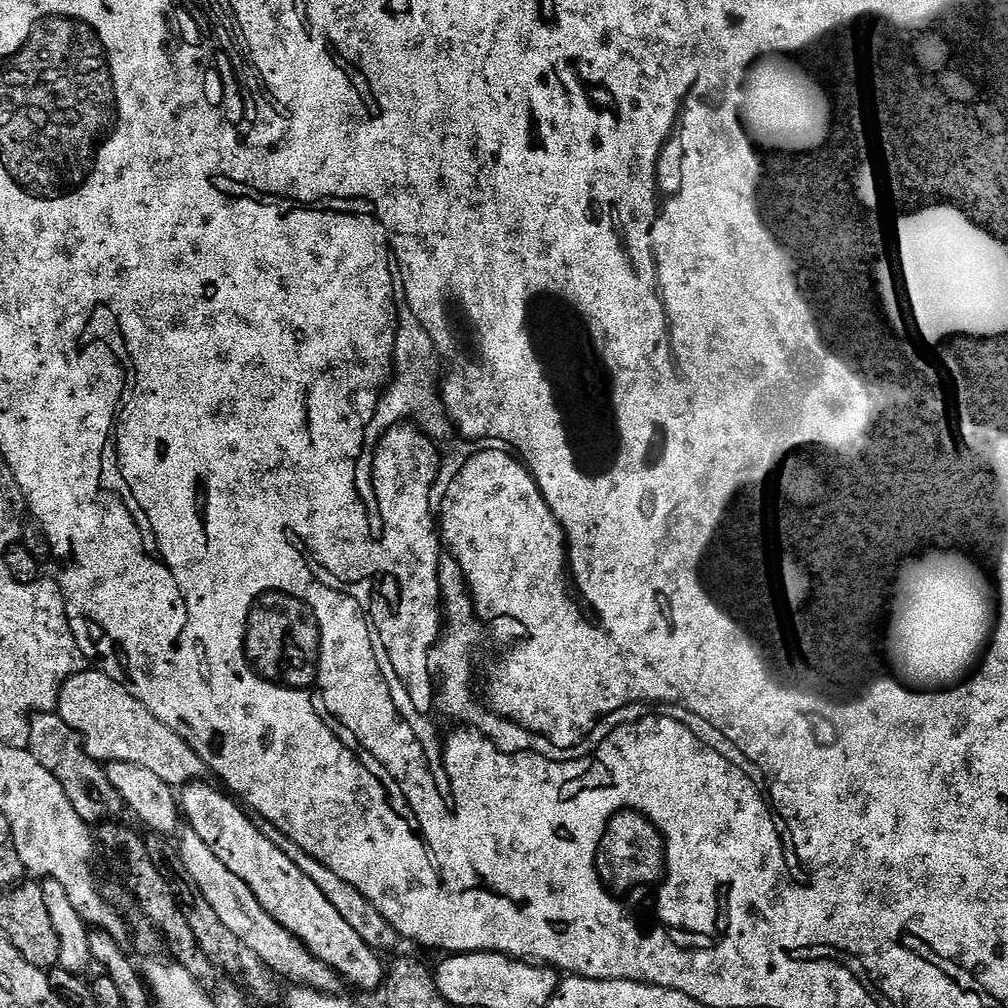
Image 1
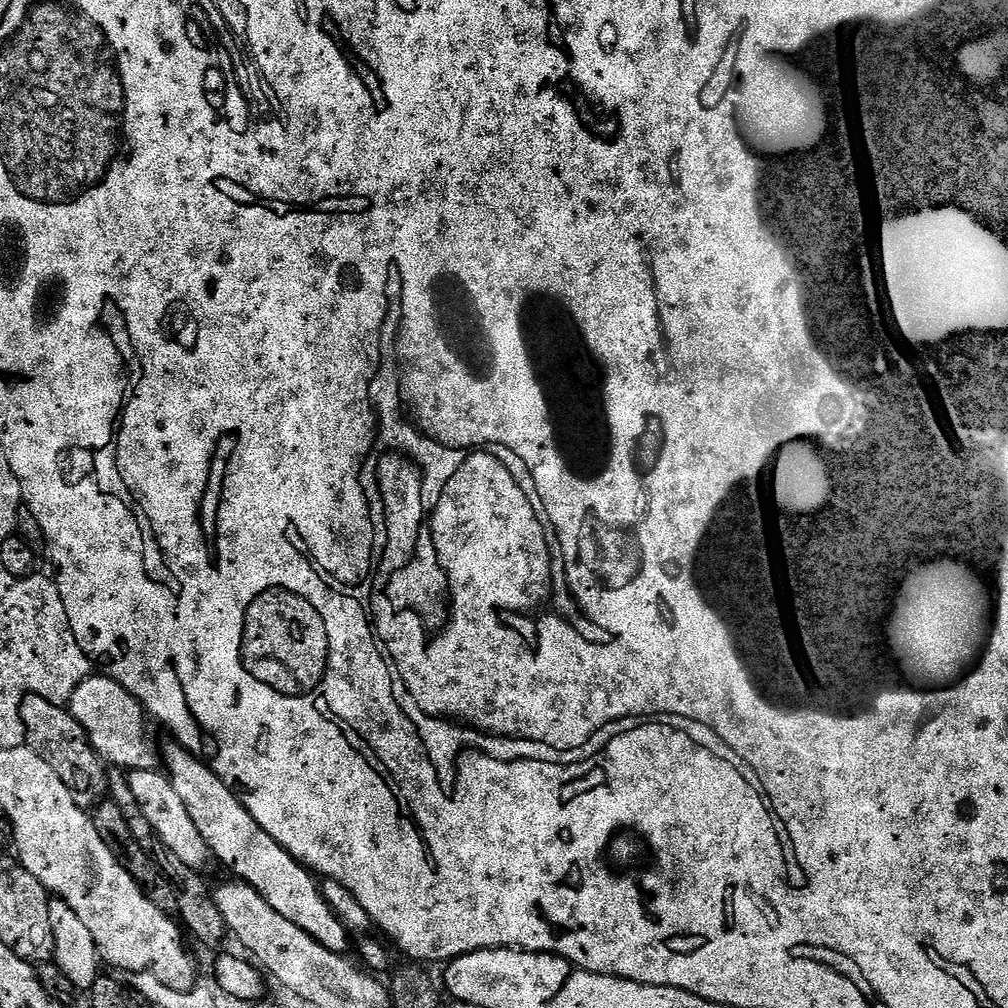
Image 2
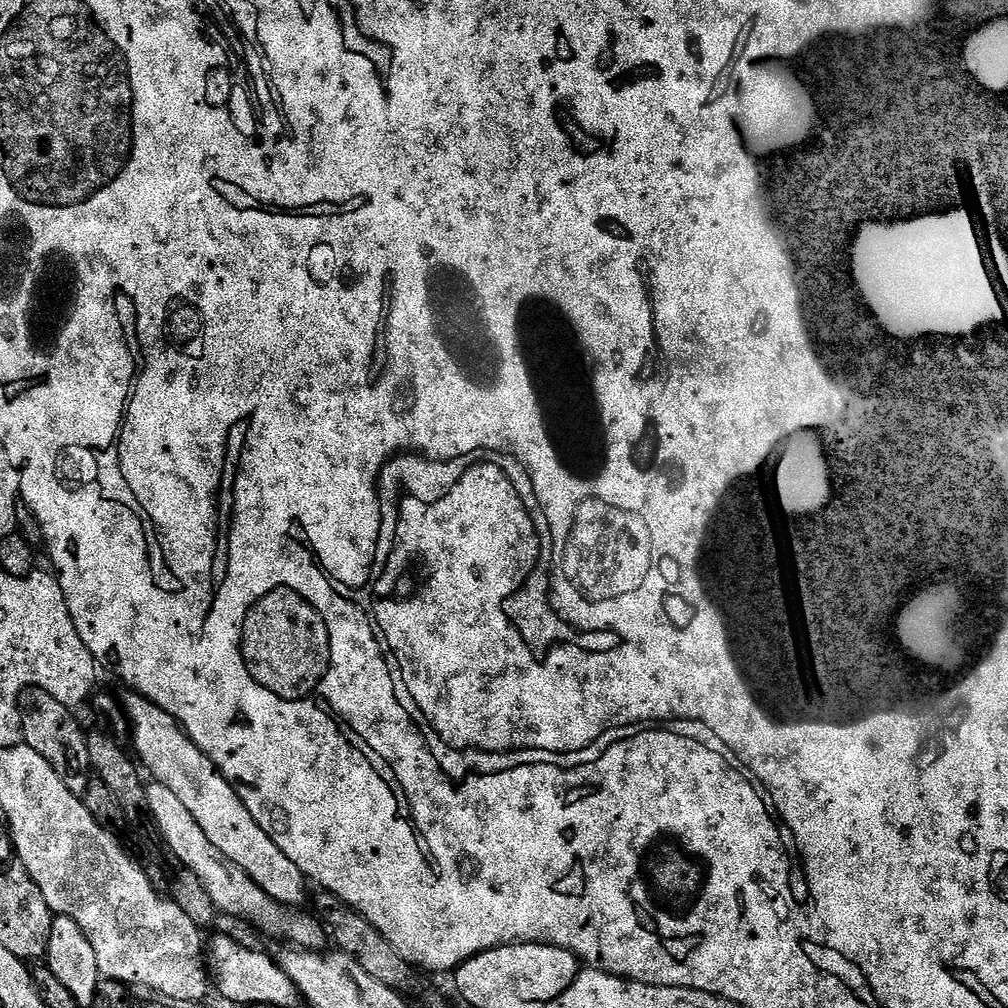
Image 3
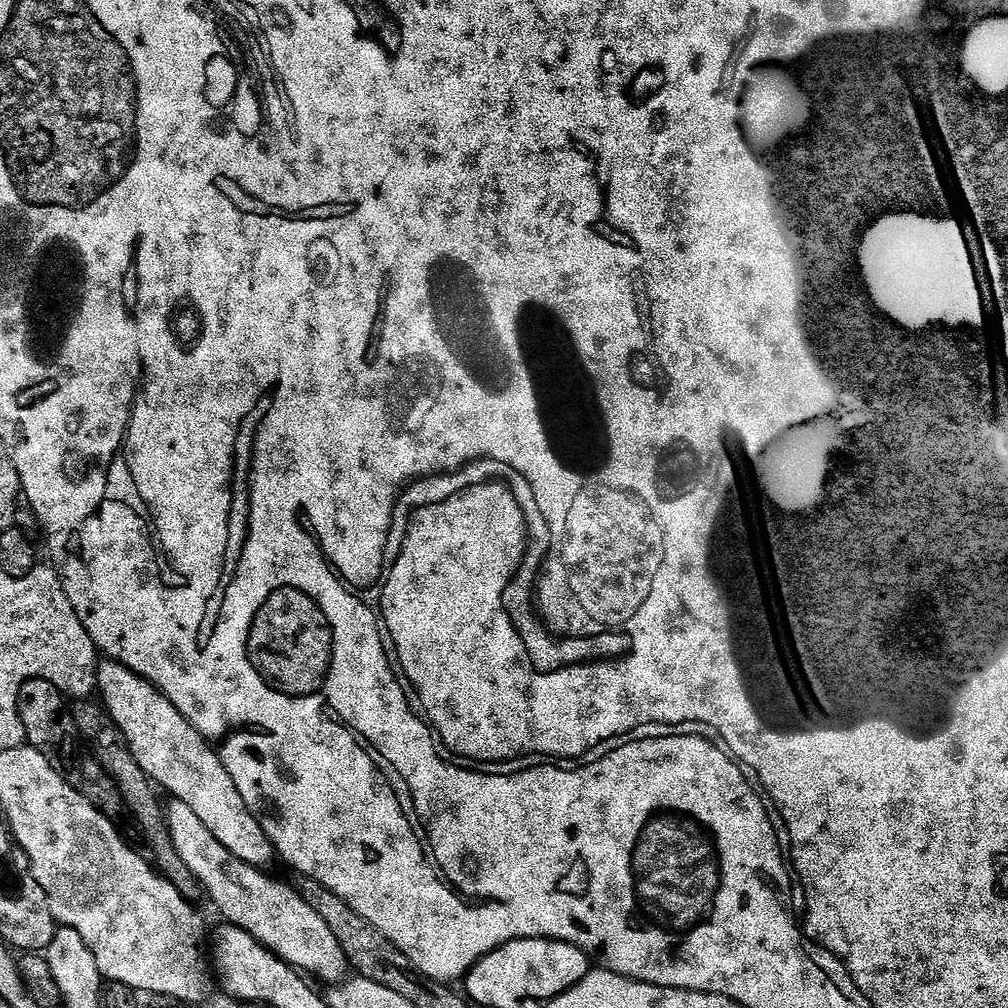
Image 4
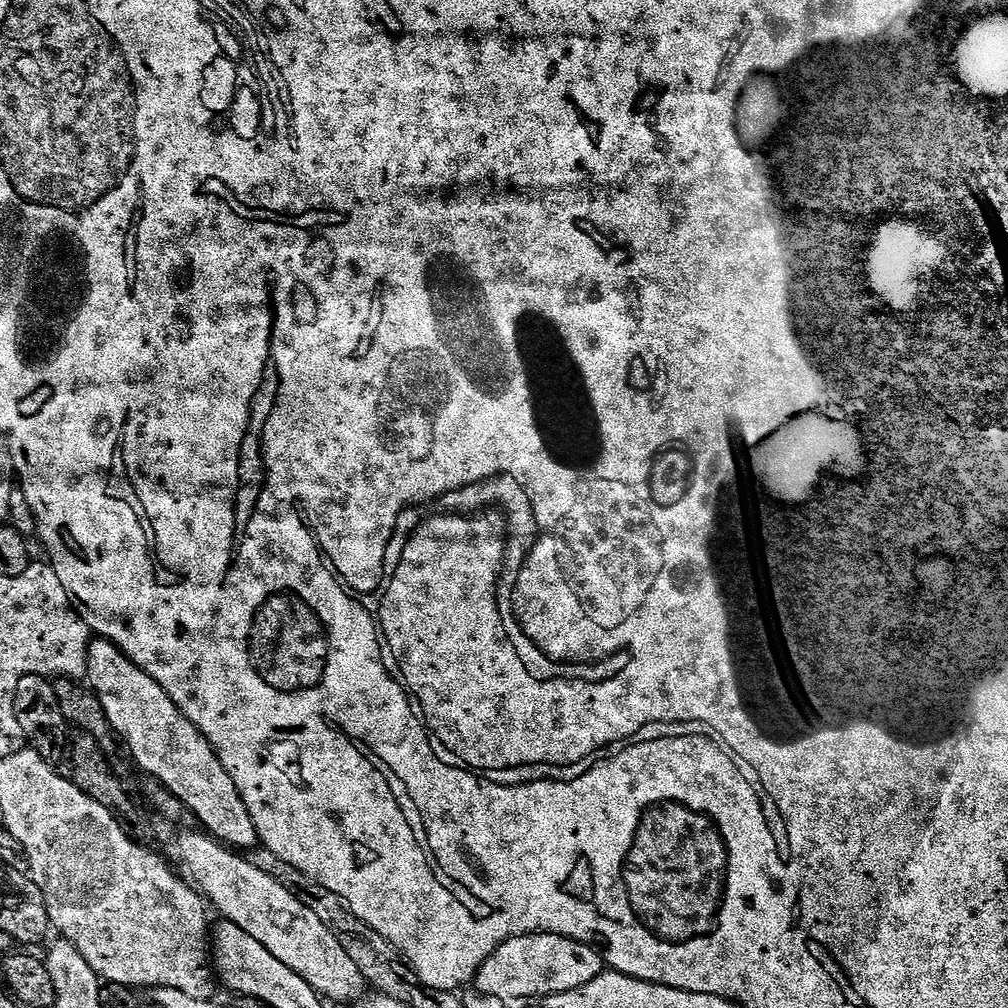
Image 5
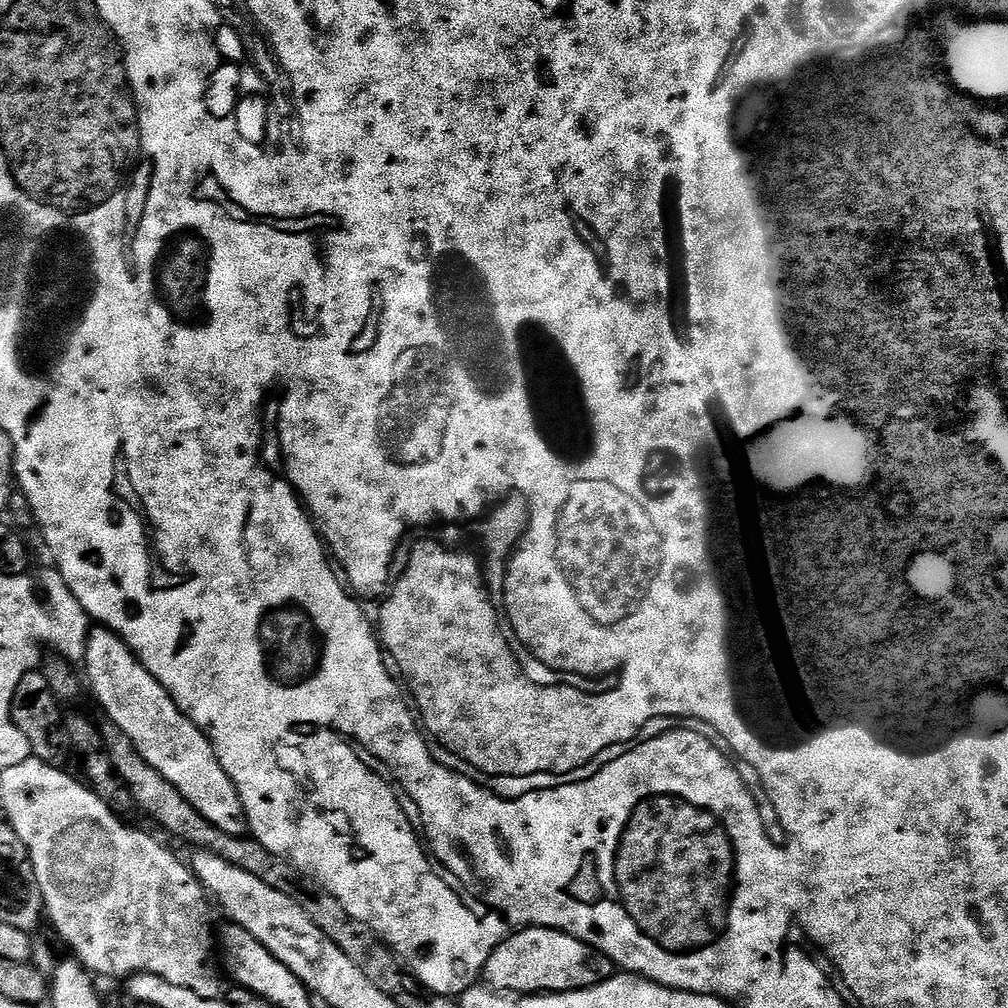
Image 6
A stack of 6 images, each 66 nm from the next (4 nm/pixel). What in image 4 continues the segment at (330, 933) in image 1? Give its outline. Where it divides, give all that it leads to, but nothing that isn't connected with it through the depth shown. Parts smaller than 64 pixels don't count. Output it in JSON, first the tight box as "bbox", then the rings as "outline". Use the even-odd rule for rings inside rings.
{"bbox":[96,658,274,869],"outline":[[[104,658],[99,661],[96,687],[108,716],[120,727],[138,766],[142,766],[149,780],[161,789],[164,787],[171,799],[186,802],[186,806],[202,818],[202,826],[206,826],[234,858],[252,868],[267,869],[267,864],[274,860],[270,838],[266,838],[262,826],[254,814],[250,814],[246,802],[242,802],[242,794],[238,794],[234,778],[226,774],[226,766],[222,766],[217,749],[206,743],[204,736],[192,728],[188,719],[157,692],[153,684],[117,660]]]}

